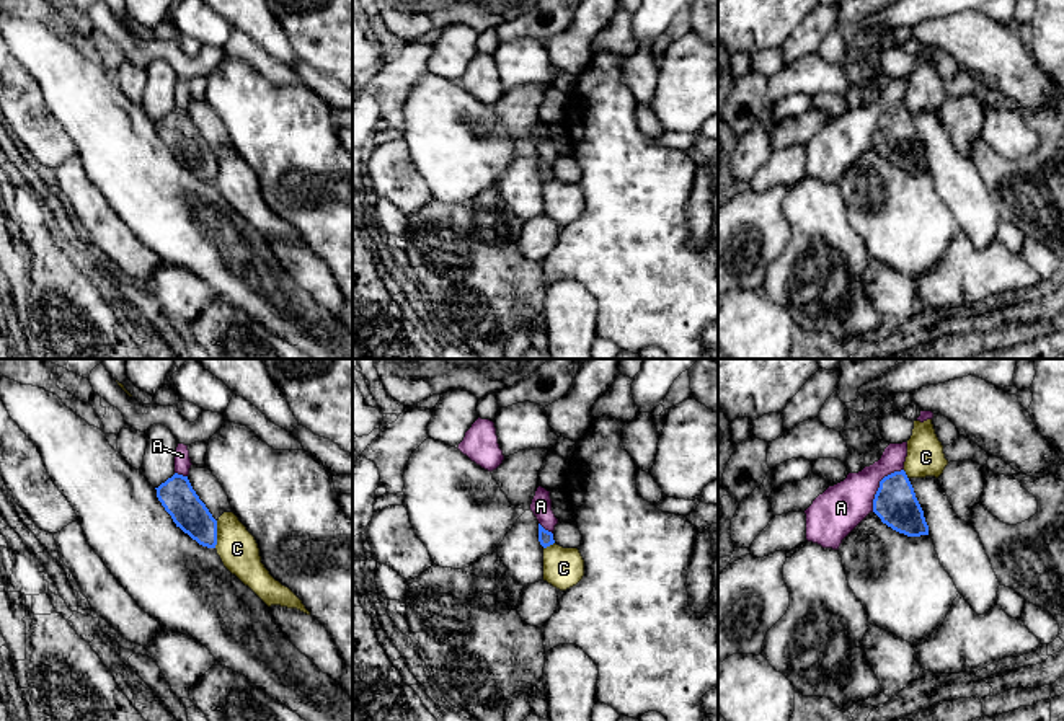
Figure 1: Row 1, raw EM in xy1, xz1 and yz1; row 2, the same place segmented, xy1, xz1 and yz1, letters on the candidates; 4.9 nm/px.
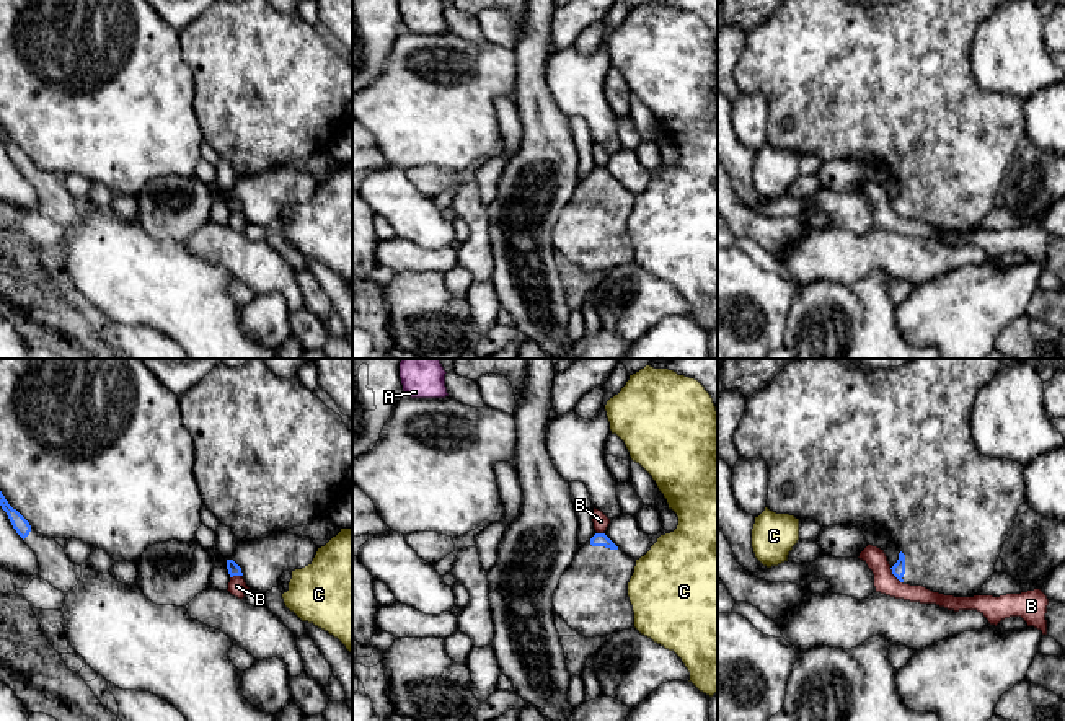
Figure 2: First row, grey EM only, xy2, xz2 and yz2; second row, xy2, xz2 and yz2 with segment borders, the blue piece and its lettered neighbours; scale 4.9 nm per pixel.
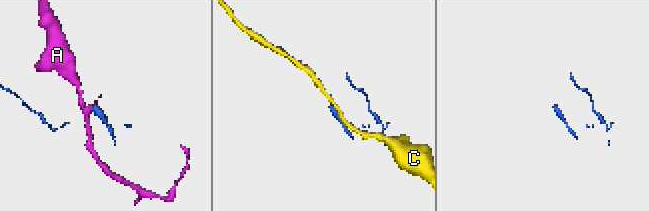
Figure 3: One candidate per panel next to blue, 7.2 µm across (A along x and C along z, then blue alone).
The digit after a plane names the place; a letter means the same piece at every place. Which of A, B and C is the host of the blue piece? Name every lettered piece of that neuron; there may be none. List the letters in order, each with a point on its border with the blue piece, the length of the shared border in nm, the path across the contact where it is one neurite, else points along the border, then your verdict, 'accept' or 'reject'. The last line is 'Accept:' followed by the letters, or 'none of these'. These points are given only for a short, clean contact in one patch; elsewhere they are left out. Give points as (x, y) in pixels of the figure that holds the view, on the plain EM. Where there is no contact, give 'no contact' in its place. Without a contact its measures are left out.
A: contact yz1 (880, 119); length 260 nm; border yz1 (903, 103), (888, 108), (880, 116), (872, 145); reject
B: contact yz2 (896, 211); length 100 nm; border yz2 (889, 203), (902, 217); reject
C: contact xy1 (216, 168); length 140 nm; reject
Accept: none of these

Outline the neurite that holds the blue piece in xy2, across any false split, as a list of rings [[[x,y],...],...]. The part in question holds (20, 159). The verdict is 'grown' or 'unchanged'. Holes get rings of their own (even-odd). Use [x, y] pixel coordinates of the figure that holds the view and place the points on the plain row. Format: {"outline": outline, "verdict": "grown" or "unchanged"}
{"outline": [[[2,126],[0,140],[7,147],[16,168],[38,191],[39,210],[62,227],[72,225],[82,212],[82,201],[68,194],[55,173],[38,168],[29,157],[8,139]]], "verdict": "grown"}

